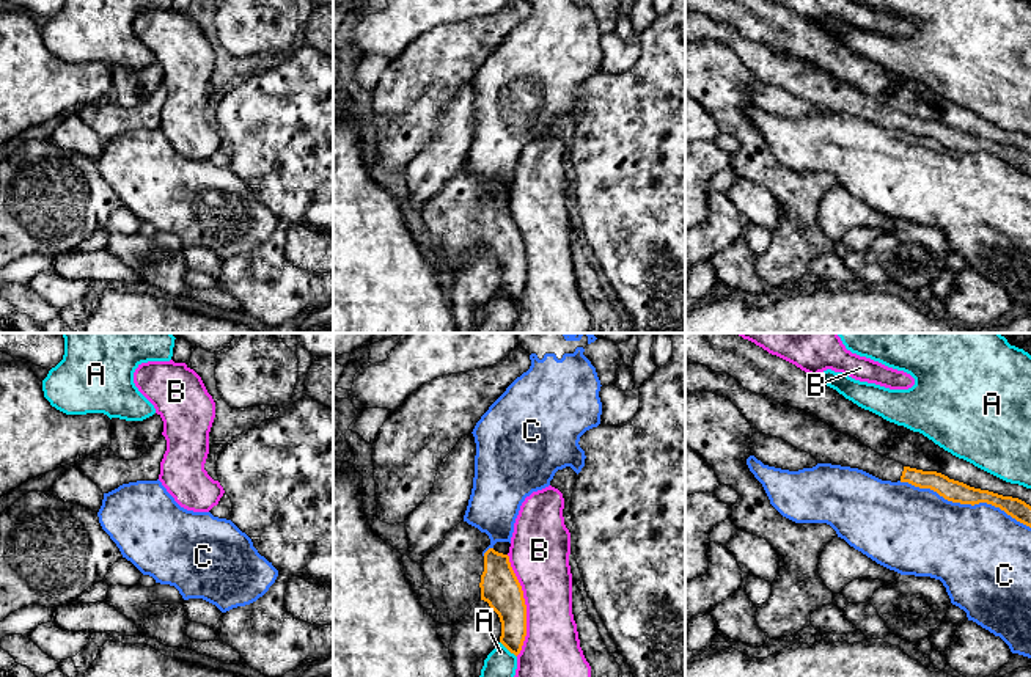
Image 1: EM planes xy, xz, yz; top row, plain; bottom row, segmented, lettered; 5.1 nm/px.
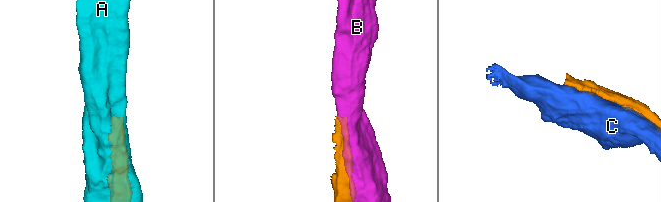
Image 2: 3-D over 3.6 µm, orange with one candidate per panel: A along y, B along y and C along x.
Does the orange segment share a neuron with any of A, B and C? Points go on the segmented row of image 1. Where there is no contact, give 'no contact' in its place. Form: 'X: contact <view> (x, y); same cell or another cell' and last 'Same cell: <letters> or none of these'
A: contact xz (508, 649); another cell
B: contact xz (525, 605); another cell
C: contact yz (965, 503); another cell
Same cell: none of these

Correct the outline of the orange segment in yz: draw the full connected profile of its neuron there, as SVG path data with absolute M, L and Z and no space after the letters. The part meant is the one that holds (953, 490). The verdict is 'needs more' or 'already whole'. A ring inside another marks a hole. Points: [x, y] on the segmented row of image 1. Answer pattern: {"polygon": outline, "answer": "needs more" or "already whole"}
{"polygon": "M685 358L685 390L709 391L726 397L754 429L811 454L817 463L858 468L882 481L901 481L919 489L930 489L952 503L971 506L987 503L1031 528L1031 506L1018 498L974 489L937 471L904 467L814 416L775 402L764 394L751 393L729 374L715 372L688 358Z", "answer": "needs more"}

